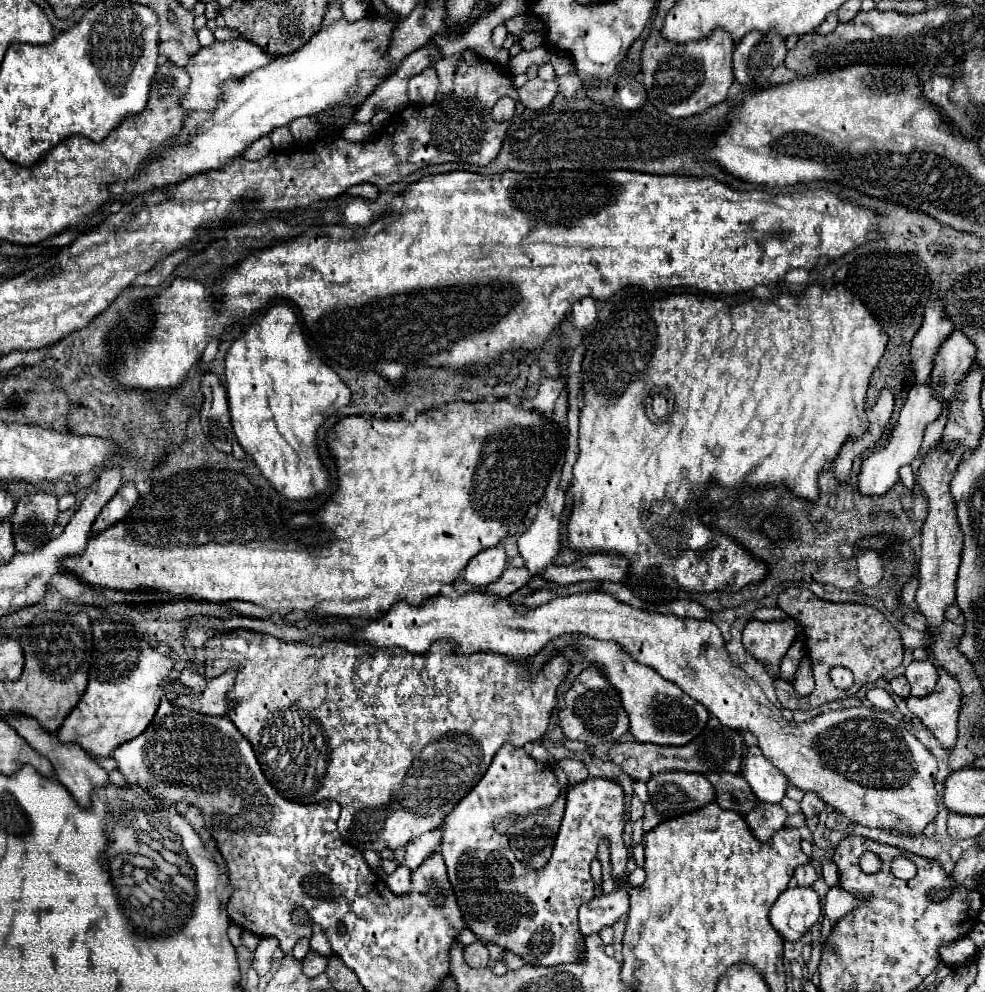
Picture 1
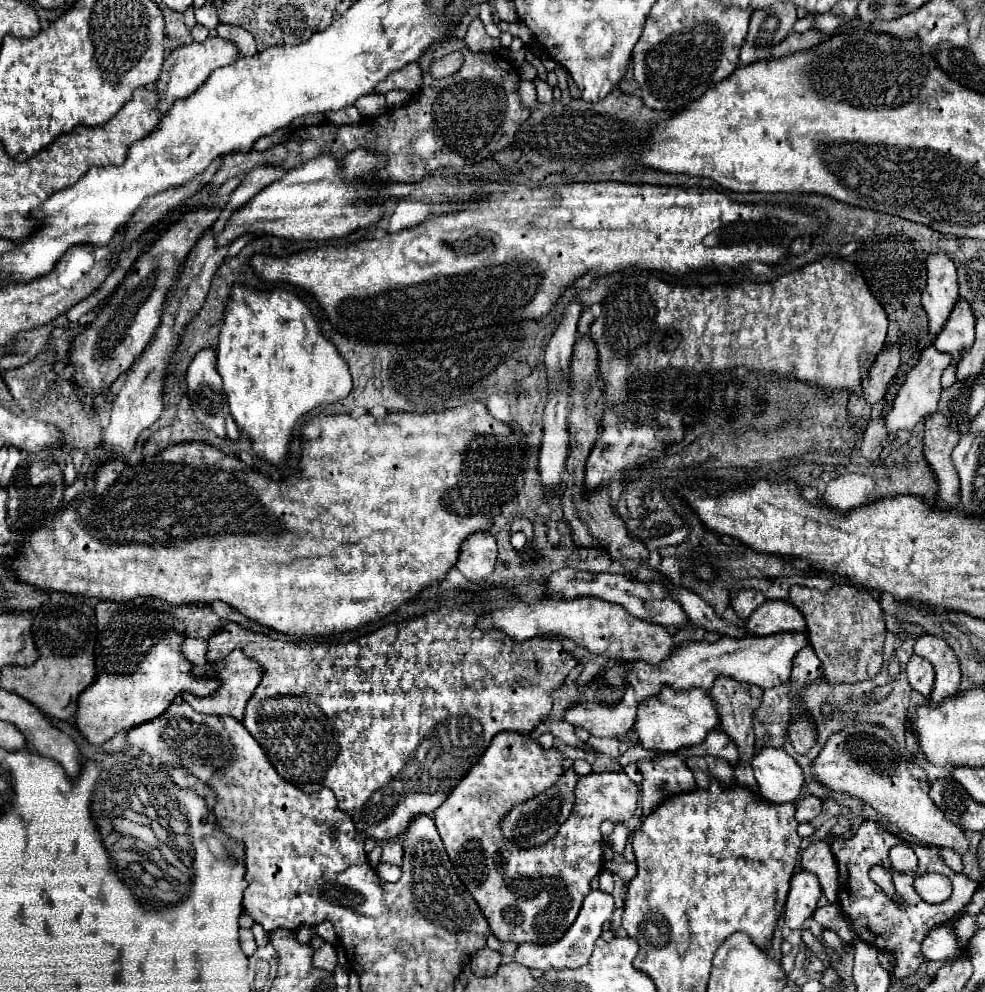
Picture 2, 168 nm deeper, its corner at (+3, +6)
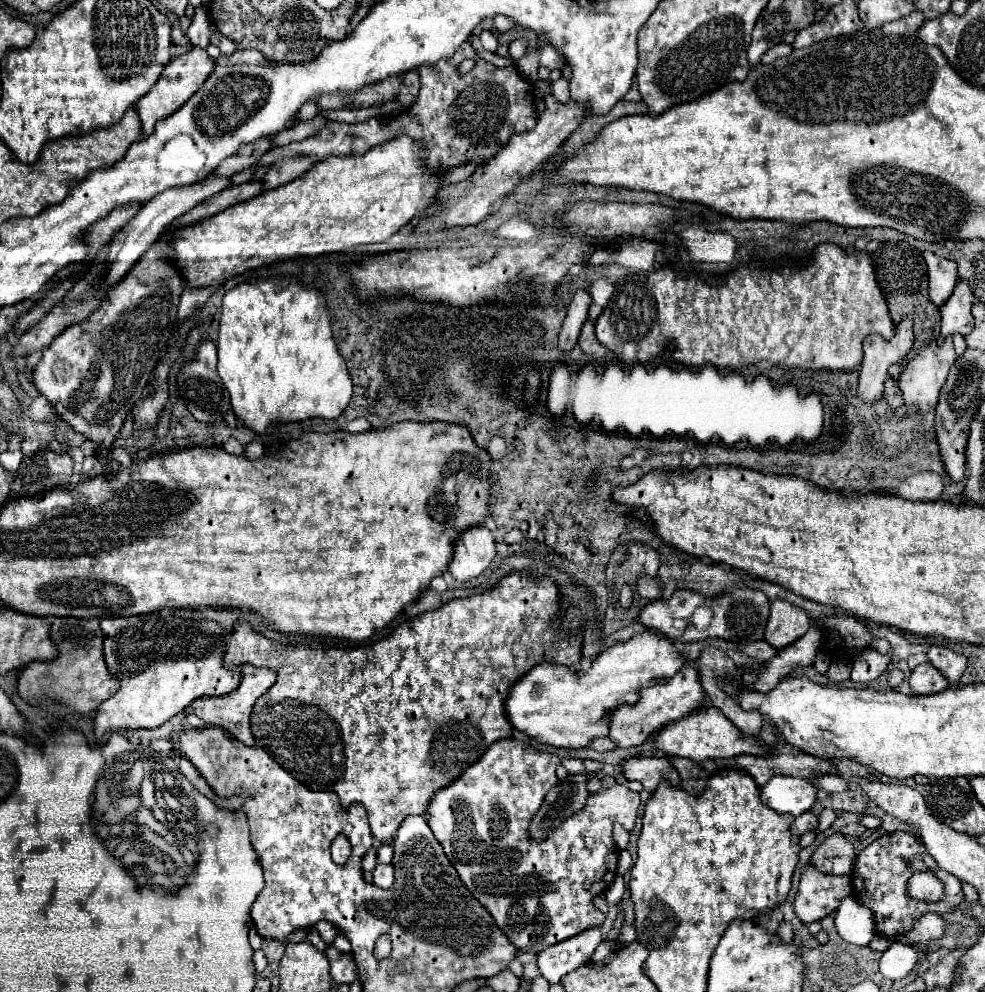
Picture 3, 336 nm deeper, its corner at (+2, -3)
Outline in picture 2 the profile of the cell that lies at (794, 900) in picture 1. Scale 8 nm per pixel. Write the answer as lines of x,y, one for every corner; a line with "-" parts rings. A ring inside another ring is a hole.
800,871
790,881
790,893
786,899
786,925
790,929
802,929
804,921
816,911
816,903
822,895
822,887
816,875

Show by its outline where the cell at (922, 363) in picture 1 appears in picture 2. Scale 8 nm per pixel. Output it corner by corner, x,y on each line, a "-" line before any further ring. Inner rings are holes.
932,253
926,257
926,269
928,281
922,291
922,307
928,313
930,331
940,333
958,299
956,267
944,253

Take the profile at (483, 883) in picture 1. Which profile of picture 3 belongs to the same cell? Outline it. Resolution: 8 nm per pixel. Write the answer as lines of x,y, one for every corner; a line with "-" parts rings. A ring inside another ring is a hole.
517,738
499,740
475,766
463,772
463,778
457,778
447,790
435,794
427,808
427,824
443,846
447,858
453,862
459,878
521,952
537,954
547,946
579,934
587,926
603,924
605,914
595,910
591,900
593,896
603,894
617,876
619,848
611,836
613,824
619,822
630,832
639,814
639,794
631,792
627,786
615,784
589,794
585,808
563,822
545,842
527,840
527,822
541,806
545,794
557,784
555,770
559,762
561,758
557,754
535,750

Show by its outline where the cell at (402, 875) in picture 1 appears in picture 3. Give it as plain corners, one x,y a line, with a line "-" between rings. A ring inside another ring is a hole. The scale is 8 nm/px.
377,864
373,870
373,884
379,888
391,888
395,882
395,874
393,874
393,866
385,866
385,864

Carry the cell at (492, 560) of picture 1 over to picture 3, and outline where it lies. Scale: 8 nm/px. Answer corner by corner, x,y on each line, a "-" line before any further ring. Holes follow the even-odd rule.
487,526
467,530
459,542
455,542
455,558
449,572
457,582
467,582
481,576
495,558
495,540

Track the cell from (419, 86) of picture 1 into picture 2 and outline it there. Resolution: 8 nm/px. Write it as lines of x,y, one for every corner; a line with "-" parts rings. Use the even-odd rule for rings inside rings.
410,63
404,69
400,69
398,73
390,73
390,77
386,77
386,81
382,81
382,85
378,85
374,93
386,95
388,91
394,91
394,89
418,91
420,87
422,87
422,71
418,63

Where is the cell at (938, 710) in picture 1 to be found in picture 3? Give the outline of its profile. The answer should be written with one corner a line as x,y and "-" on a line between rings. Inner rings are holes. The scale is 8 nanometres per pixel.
931,646
927,652
927,658
947,678
947,682
951,686
957,686
959,678
965,672
965,666
967,666
967,660
963,654
957,654
943,646

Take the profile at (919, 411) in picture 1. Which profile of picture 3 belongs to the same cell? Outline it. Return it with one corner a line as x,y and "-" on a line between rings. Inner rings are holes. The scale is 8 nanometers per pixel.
947,338
941,344
929,344
927,348
923,348
903,370
901,378
899,378
899,388
901,388
901,396
903,396
903,404
905,406
915,406
919,414
927,414
929,410
933,410
937,406
939,400
939,390
945,384
945,378
955,362
955,350
953,350
953,342
951,338

